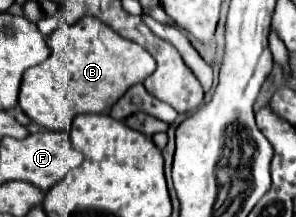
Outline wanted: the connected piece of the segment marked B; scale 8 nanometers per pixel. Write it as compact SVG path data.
M83 18L77 24L61 24L57 30L51 32L47 38L49 44L49 58L39 66L25 70L21 92L19 92L19 106L21 110L39 126L47 130L71 130L71 122L79 114L105 114L111 106L127 92L129 86L143 82L155 70L153 56L141 48L139 44L119 36L109 26L99 22L97 18Z

